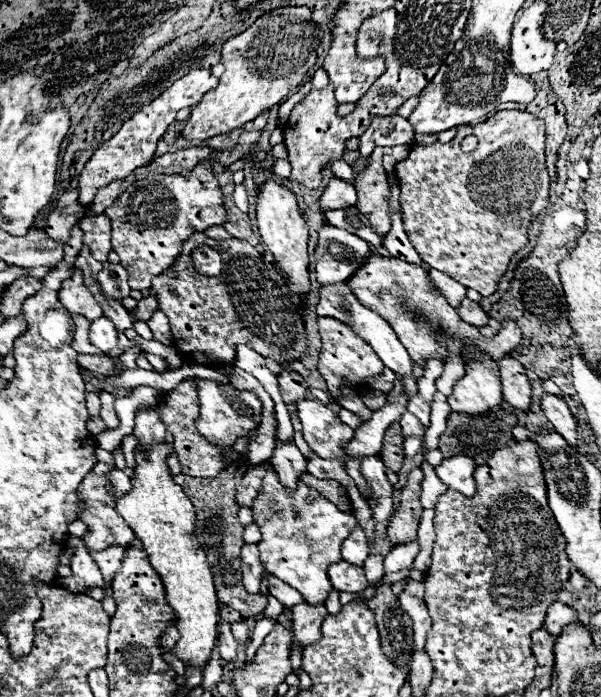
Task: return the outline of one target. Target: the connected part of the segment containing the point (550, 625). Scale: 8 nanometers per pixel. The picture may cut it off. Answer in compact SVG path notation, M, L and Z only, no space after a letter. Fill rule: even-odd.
M552 603L548 607L548 613L546 613L546 619L544 619L544 627L550 635L558 637L562 633L562 629L570 623L576 623L578 621L578 615L572 607L568 605L562 605L562 603Z

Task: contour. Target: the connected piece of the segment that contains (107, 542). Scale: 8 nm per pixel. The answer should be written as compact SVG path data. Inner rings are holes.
M86 475L78 487L78 497L82 501L78 517L88 527L84 535L88 549L100 551L116 545L116 541L118 545L134 541L134 531L116 513L116 501L108 499L108 491L104 491L104 475Z

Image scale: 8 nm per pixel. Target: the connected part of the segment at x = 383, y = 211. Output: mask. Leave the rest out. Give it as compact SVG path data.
M374 147L370 153L368 165L356 173L354 187L358 191L356 207L368 215L370 223L380 235L386 235L390 231L390 213L388 213L388 179L386 171L382 167L382 147Z

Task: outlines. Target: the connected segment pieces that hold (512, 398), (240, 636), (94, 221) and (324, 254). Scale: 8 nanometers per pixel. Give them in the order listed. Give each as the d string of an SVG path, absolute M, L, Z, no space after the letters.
M504 355L498 365L498 375L502 383L504 401L514 409L530 407L530 383L526 377L526 369L510 355Z
M232 623L232 635L238 641L238 645L246 645L248 637L250 637L250 631L244 623Z
M102 213L102 215L81 219L79 225L84 233L82 241L90 249L92 257L100 263L106 263L108 253L112 251L112 247L110 247L110 219Z
M324 225L318 231L318 245L314 249L316 279L320 285L346 281L370 253L370 245L336 227Z

